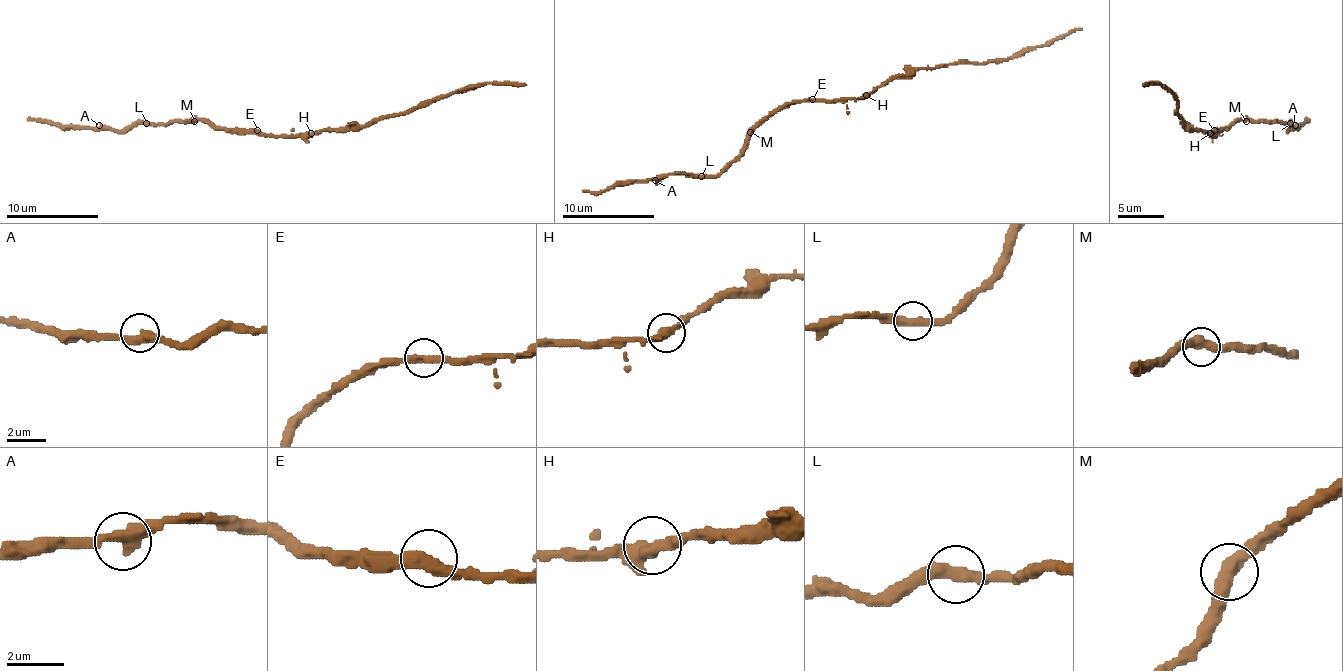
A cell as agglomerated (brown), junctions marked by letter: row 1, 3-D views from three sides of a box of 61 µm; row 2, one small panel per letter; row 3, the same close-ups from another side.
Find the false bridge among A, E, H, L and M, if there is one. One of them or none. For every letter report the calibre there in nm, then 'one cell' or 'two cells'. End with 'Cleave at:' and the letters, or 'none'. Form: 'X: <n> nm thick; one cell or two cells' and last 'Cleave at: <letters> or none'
A: 420 nm thick; one cell
E: 400 nm thick; one cell
H: 420 nm thick; one cell
L: 400 nm thick; one cell
M: 420 nm thick; one cell
Cleave at: none

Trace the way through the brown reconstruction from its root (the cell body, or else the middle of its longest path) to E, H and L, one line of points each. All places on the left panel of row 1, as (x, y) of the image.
E: (271, 135), (261, 135), (257, 130)
H: (271, 135), (310, 132)
L: (271, 135), (215, 130), (204, 121), (146, 123)

